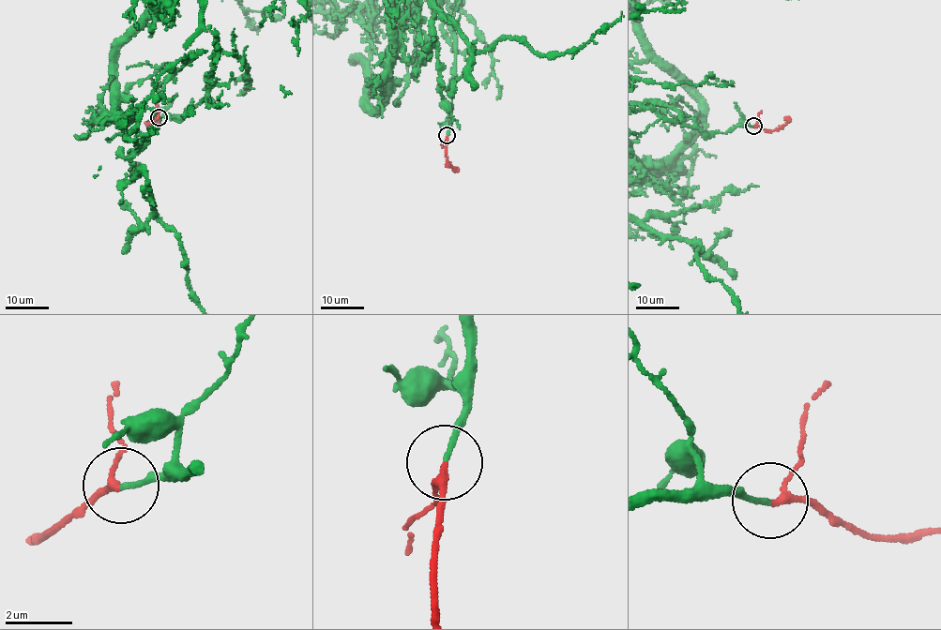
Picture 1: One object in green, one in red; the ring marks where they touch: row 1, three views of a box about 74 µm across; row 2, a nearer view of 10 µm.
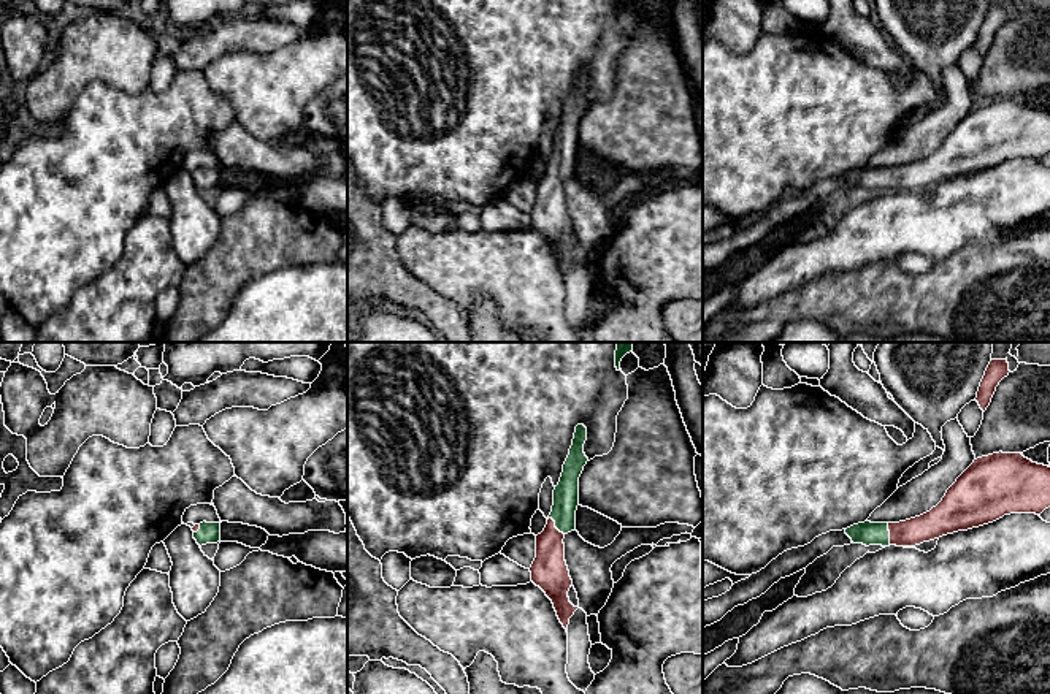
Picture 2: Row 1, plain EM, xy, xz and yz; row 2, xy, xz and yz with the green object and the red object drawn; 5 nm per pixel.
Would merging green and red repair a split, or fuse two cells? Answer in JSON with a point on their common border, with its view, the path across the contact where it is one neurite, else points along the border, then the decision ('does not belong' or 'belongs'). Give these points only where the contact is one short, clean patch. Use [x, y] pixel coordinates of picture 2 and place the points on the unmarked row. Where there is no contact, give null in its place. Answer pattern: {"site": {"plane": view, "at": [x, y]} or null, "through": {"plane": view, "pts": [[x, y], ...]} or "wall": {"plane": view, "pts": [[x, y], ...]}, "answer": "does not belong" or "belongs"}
{"site": {"plane": "yz", "at": [889, 179]}, "through": {"plane": "yz", "pts": [[866, 178], [889, 179], [906, 179], [935, 168]]}, "answer": "belongs"}

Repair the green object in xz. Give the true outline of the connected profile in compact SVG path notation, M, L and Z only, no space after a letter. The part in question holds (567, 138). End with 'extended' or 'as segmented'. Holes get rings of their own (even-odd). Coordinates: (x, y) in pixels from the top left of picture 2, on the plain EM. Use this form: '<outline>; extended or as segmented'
M577 70L560 127L554 135L552 157L544 176L536 181L536 203L530 212L531 227L552 246L557 261L566 276L569 263L579 252L574 252L568 242L573 225L565 206L563 184L576 174L579 122L588 106L584 98L585 86L587 73Z; extended

